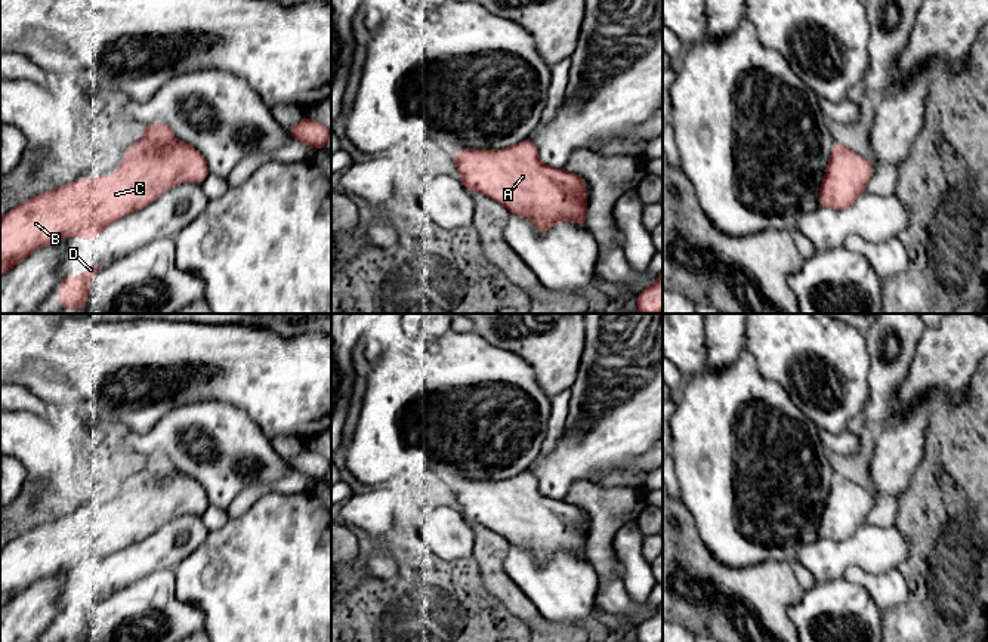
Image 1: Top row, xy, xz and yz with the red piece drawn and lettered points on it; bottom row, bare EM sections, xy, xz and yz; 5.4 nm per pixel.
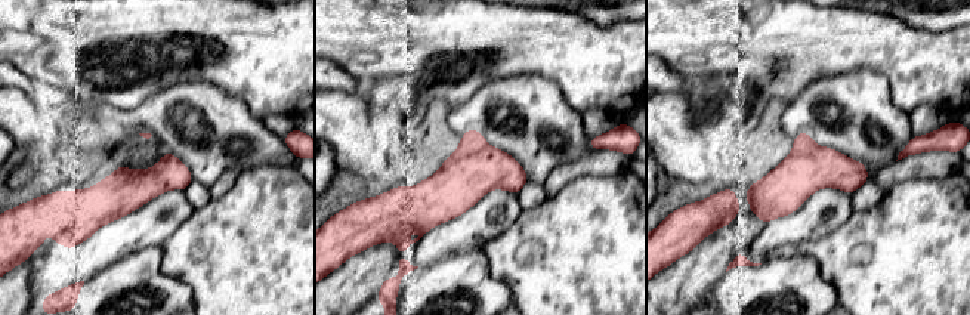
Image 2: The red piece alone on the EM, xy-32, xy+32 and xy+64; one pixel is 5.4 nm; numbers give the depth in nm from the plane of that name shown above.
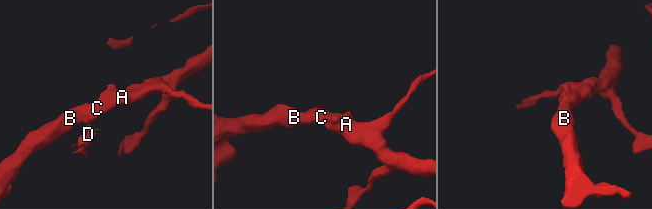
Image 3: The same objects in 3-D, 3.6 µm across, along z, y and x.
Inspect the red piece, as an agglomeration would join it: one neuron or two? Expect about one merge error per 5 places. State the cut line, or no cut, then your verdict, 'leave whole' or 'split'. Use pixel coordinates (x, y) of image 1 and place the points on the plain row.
no cut; leave whole

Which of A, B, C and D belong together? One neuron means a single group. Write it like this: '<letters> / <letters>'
A B C D

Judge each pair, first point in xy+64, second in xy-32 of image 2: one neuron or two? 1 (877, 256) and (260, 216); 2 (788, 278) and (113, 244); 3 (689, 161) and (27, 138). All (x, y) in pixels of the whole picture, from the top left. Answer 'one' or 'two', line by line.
1: one
2: two
3: one

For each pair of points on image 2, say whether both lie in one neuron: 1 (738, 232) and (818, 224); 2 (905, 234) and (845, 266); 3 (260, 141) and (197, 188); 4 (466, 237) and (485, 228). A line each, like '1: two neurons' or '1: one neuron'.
1: two neurons
2: one neuron
3: two neurons
4: one neuron

